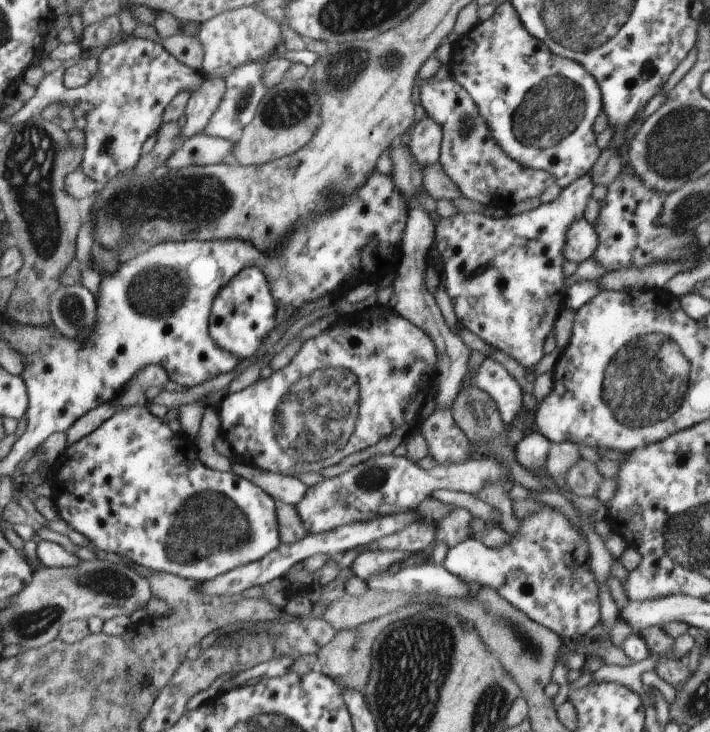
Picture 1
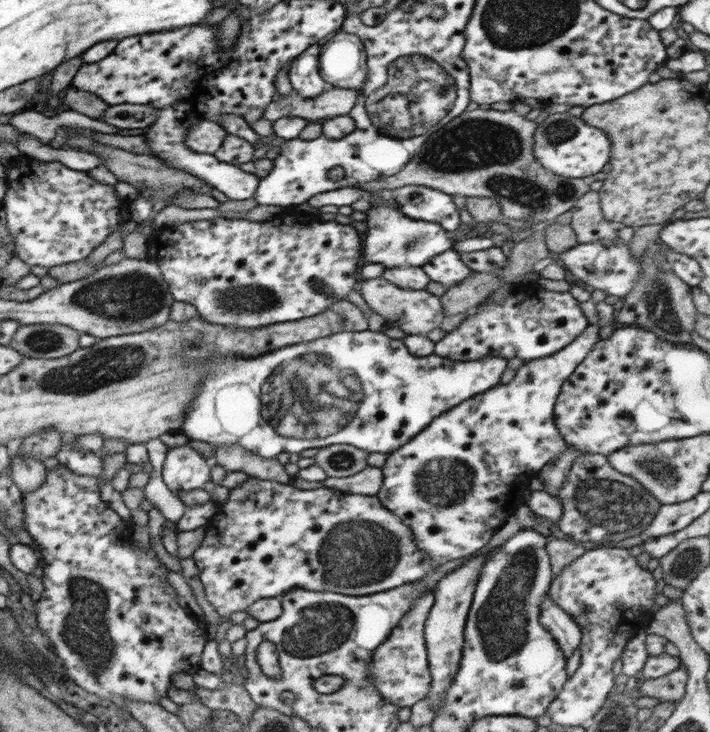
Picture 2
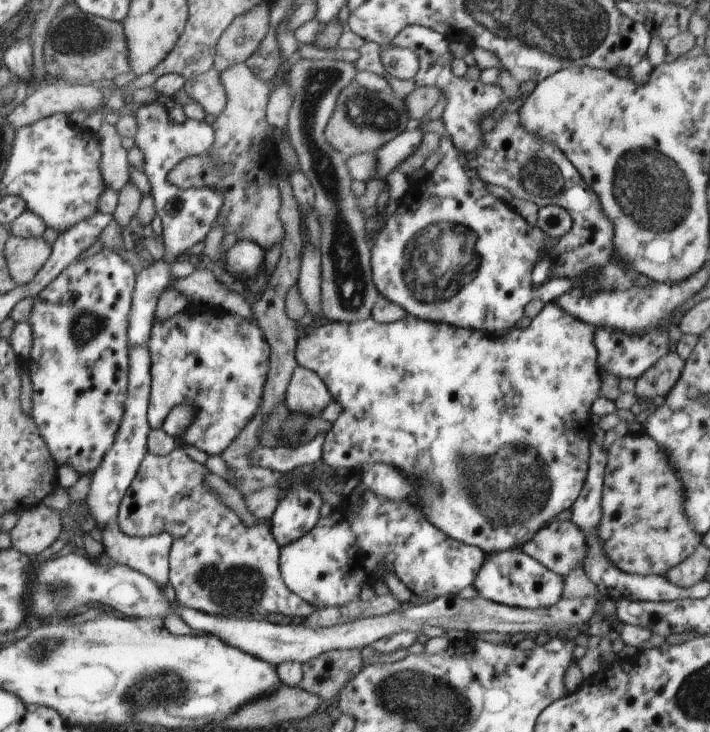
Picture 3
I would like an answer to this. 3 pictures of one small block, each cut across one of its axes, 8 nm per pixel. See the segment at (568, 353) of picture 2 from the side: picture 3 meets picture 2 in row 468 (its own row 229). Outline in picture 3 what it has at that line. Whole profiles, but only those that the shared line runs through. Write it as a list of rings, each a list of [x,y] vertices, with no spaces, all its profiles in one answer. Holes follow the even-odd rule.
[[[449,137],[441,138],[439,148],[442,160],[440,160],[435,170],[429,173],[428,176],[416,179],[410,183],[409,189],[406,191],[404,198],[399,202],[396,212],[385,222],[385,225],[379,230],[379,233],[373,240],[374,245],[371,246],[371,269],[373,283],[376,285],[380,296],[386,297],[390,302],[401,306],[406,313],[428,322],[446,323],[458,328],[471,328],[487,335],[499,335],[515,326],[516,322],[525,315],[525,306],[532,299],[542,300],[545,304],[550,303],[573,287],[583,285],[583,278],[578,278],[578,280],[552,278],[539,288],[532,288],[531,276],[534,265],[540,260],[544,249],[551,252],[551,260],[553,260],[555,257],[555,244],[558,239],[549,237],[537,224],[528,222],[510,208],[507,203],[488,192],[486,189],[487,183],[477,175],[477,172],[469,165],[465,154],[453,145]]]

